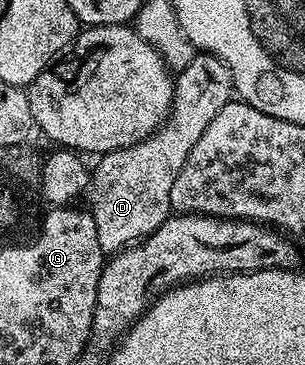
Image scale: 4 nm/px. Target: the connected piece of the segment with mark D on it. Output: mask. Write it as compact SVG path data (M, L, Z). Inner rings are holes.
M194 54L193 60L183 70L176 72L173 86L173 107L169 110L169 118L143 141L123 149L109 151L98 158L98 165L94 166L90 178L91 205L89 205L89 212L95 221L101 251L107 255L114 255L145 239L165 219L169 218L172 212L171 188L180 170L183 169L184 162L187 161L187 155L196 141L199 141L199 137L203 135L207 125L211 121L215 121L215 113L219 113L219 109L223 109L223 105L230 103L234 95L233 78L227 64L214 55Z

